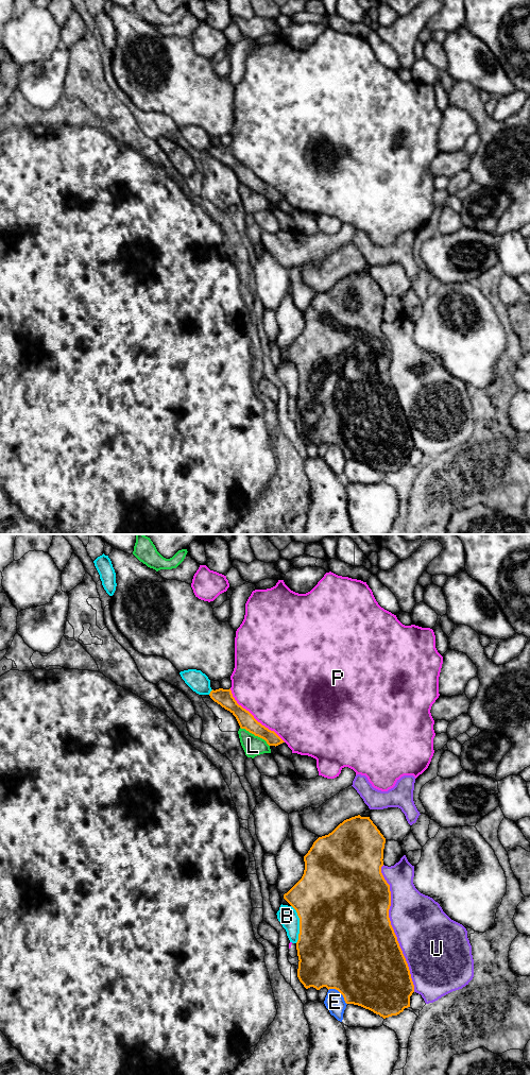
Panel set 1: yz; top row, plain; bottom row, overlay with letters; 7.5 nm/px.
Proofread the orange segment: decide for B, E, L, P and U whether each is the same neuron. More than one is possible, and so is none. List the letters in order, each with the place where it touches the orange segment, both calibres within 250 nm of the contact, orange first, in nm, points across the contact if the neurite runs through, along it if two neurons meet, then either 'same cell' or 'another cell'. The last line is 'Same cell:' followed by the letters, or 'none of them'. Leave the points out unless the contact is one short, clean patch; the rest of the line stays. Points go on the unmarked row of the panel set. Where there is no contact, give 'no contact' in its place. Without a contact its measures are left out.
B: meets orange in yz at (300, 380); 500 nm thick on the orange side, 150 nm on the other; another cell
E: meets orange in yz at (340, 448); 500 nm thick on the orange side, 150 nm on the other; another cell
L: meets orange in yz at (255, 191); 120 nm thick on the orange side, 160 nm on the other; another cell
P: meets orange in yz at (253, 173); 120 nm thick on the orange side, 480 nm on the other; another cell
U: meets orange in yz at (392, 385); 500 nm thick on the orange side, 420 nm on the other; another cell
Same cell: none of them

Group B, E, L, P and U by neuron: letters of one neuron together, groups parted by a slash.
B L / E / P / U

